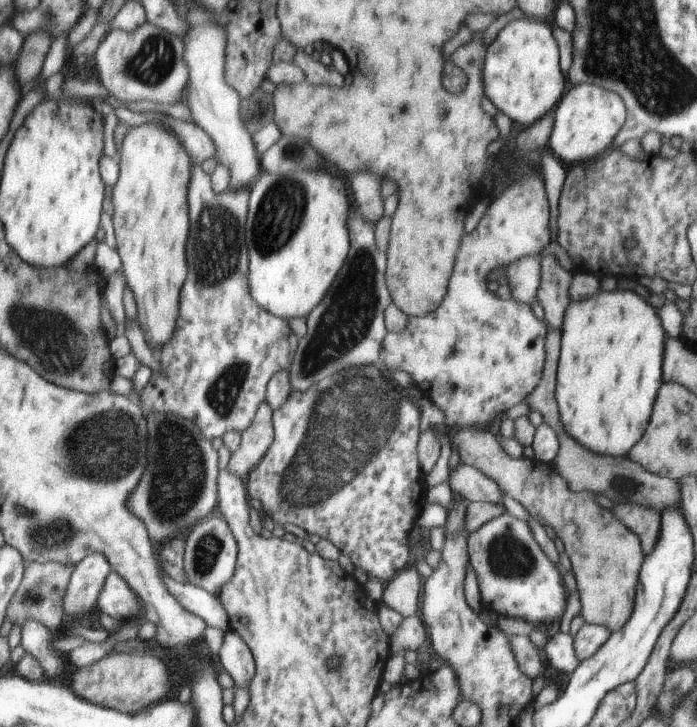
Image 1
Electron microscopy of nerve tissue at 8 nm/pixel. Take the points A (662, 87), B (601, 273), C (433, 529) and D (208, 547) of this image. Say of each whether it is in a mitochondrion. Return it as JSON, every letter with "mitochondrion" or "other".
{"A":"mitochondrion","B":"other","C":"other","D":"mitochondrion"}

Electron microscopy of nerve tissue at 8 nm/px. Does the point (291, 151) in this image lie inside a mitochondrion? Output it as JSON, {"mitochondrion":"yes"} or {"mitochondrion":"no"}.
{"mitochondrion":"yes"}

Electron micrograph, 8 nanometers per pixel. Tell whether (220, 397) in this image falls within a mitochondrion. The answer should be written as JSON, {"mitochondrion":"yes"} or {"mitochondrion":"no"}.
{"mitochondrion":"yes"}

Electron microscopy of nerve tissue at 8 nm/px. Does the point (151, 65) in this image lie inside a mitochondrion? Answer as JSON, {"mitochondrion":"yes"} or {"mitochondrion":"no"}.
{"mitochondrion":"yes"}

